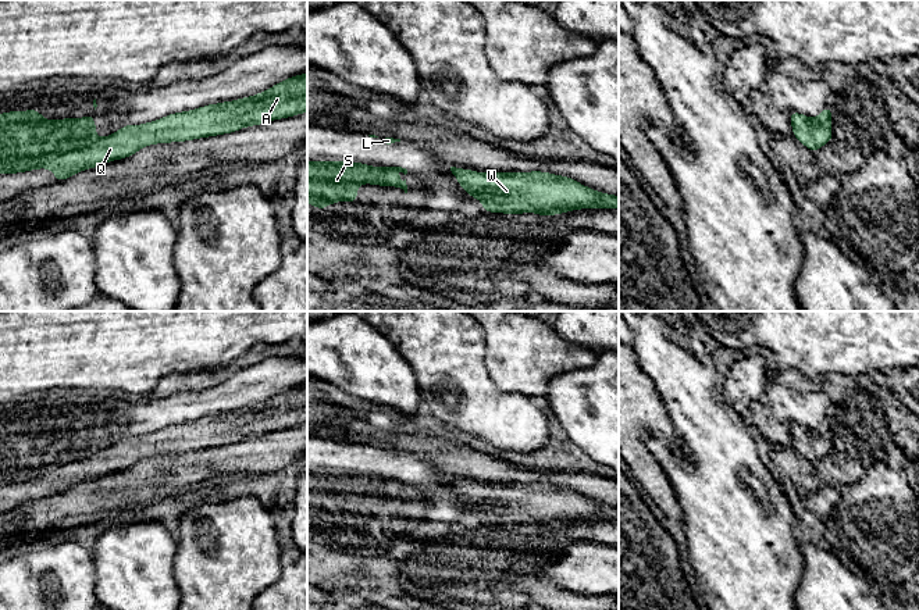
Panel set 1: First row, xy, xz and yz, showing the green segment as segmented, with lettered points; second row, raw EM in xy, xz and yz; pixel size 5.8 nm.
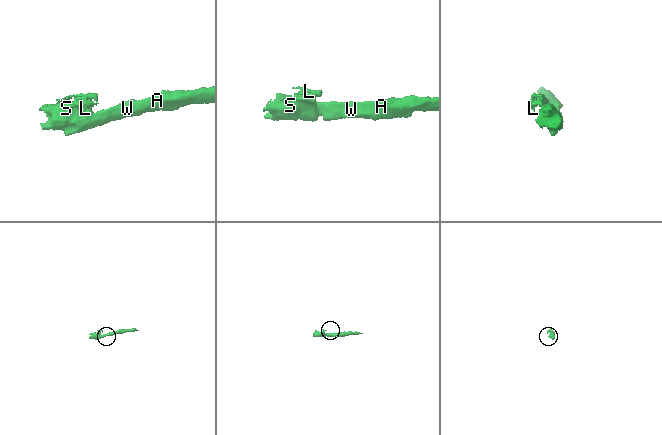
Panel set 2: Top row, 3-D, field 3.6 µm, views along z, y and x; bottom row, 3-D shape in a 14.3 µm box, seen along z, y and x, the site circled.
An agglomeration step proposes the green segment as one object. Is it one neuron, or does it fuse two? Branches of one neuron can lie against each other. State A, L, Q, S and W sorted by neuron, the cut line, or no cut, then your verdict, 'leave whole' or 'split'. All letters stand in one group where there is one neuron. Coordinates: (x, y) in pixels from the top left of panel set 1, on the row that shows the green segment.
groups A L Q S W; cut none; leave whole

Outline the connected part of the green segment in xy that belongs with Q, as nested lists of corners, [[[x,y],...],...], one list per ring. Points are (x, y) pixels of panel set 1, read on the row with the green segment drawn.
[[[307,72],[254,96],[168,114],[142,125],[125,124],[101,139],[96,138],[96,114],[50,121],[36,108],[0,113],[0,174],[47,168],[54,171],[54,182],[61,182],[79,171],[128,158],[150,145],[232,133],[303,113],[307,113]]]

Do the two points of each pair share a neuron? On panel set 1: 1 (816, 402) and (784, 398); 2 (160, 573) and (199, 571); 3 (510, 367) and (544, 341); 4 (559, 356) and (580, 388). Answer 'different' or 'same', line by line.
1: same
2: different
3: same
4: different

